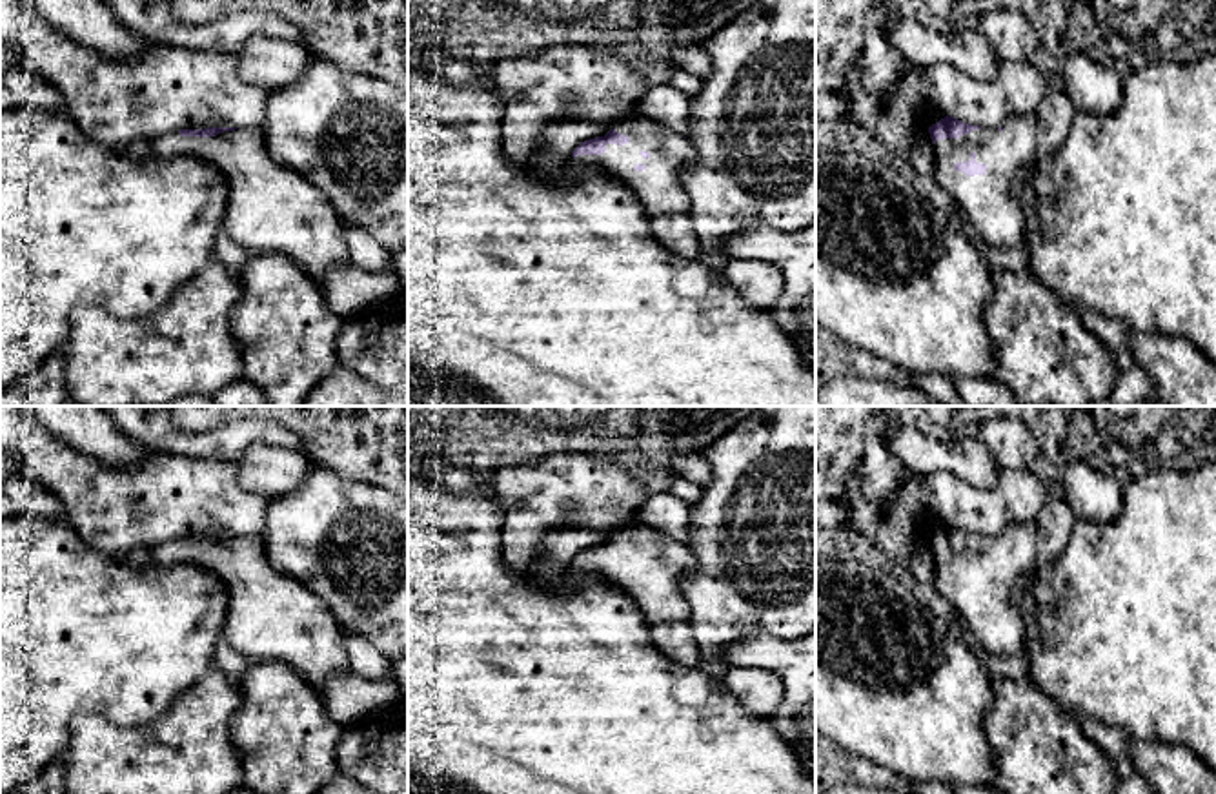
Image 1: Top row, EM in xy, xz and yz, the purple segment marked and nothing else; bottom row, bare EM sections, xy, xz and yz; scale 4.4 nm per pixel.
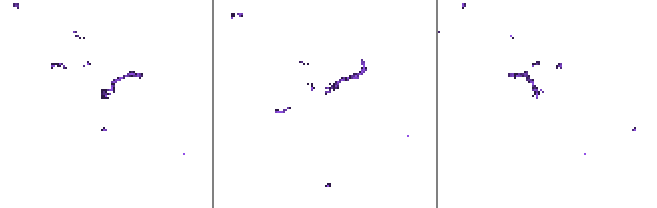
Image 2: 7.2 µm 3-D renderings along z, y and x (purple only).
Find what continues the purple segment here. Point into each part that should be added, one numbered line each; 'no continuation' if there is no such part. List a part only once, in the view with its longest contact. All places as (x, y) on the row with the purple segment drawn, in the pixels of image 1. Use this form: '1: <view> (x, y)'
1: yz (994, 201)

